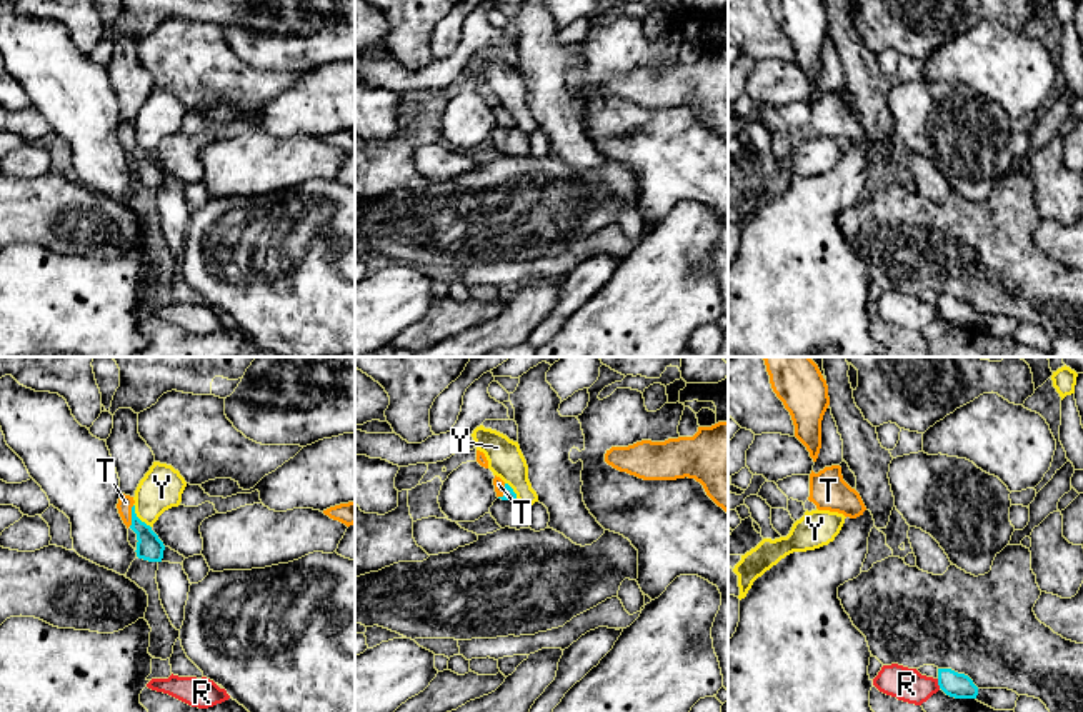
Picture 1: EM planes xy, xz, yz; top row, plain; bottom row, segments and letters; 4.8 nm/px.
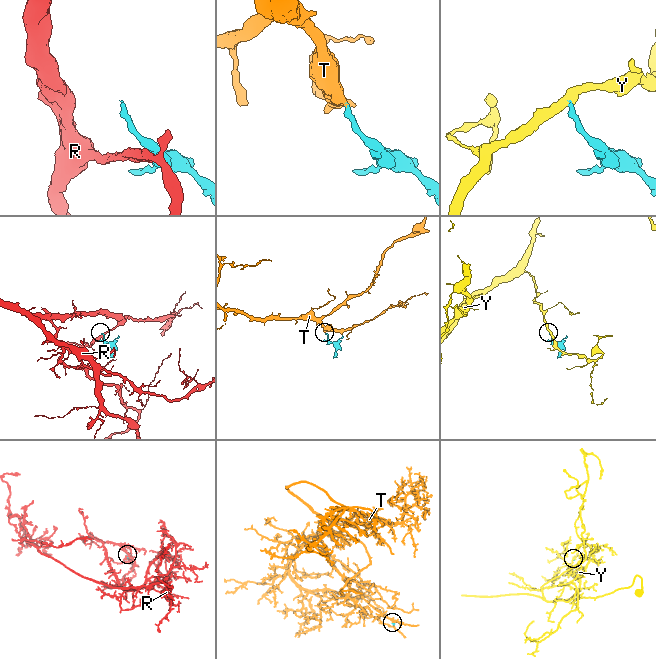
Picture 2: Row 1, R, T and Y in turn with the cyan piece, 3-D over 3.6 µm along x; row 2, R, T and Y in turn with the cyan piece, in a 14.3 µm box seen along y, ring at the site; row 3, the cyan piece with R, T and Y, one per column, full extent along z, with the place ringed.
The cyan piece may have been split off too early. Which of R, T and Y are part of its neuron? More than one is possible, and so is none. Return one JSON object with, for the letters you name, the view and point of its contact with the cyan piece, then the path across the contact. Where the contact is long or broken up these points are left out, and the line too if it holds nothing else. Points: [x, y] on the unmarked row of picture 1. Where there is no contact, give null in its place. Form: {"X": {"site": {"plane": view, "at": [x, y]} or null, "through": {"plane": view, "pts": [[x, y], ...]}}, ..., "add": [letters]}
{"T": {"site": {"plane": "xy", "at": [132, 142]}, "through": {"plane": "xy", "pts": [[149, 174], [132, 142], [125, 129]]}}, "add": ["T"]}

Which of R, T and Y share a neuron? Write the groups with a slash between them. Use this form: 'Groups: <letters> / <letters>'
Groups: R / T / Y

